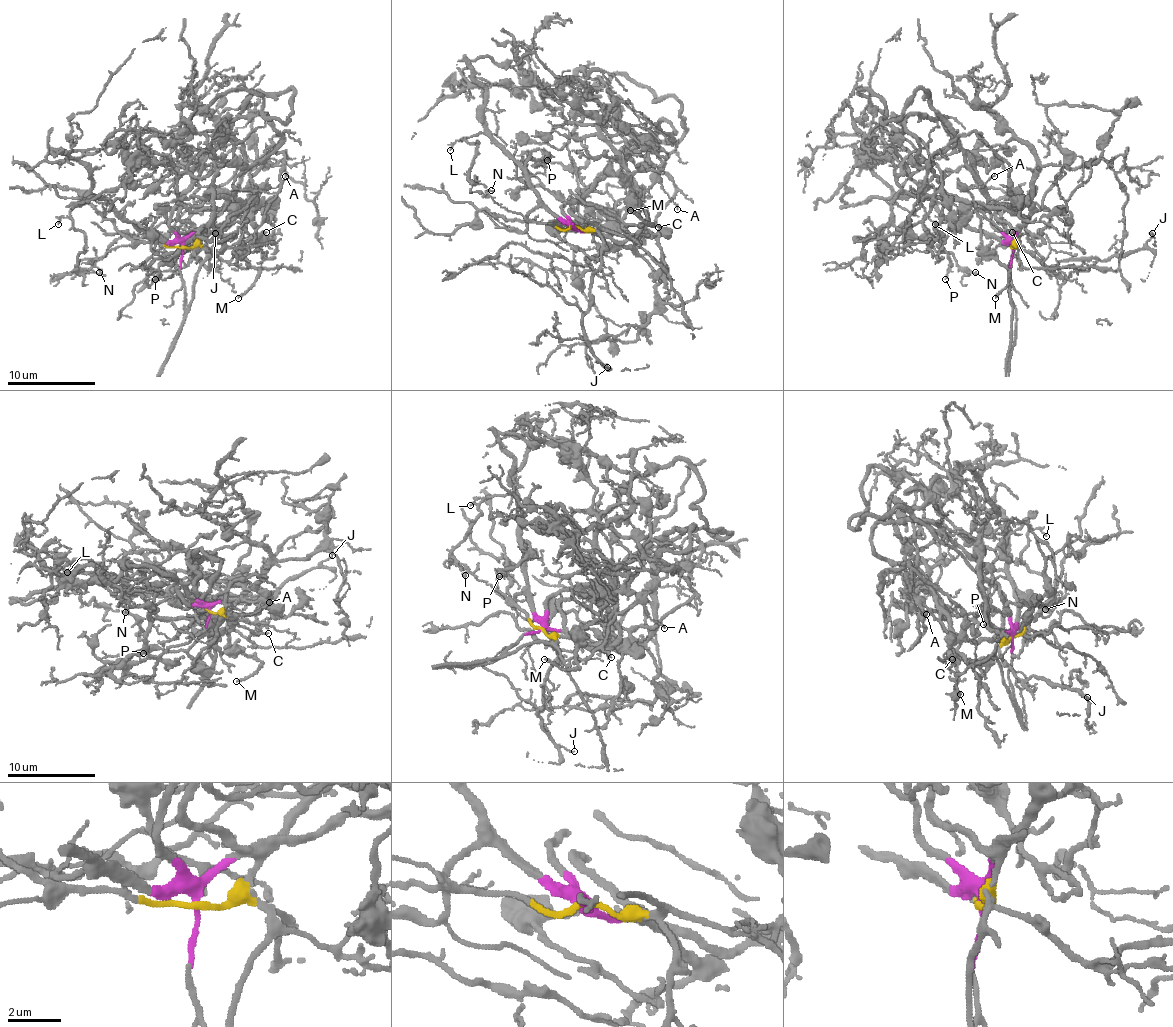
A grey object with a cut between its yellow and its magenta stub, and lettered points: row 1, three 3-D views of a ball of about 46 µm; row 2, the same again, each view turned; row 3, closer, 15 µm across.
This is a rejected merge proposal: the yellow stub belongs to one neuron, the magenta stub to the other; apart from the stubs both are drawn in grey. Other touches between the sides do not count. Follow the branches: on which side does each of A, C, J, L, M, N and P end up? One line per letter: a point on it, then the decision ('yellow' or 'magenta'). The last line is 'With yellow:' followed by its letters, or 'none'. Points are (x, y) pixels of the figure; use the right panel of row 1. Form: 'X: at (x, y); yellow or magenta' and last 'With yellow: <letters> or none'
A: at (994, 176); yellow
C: at (1012, 232); yellow
J: at (1152, 233); yellow
L: at (935, 224); magenta
M: at (995, 298); yellow
N: at (975, 272); magenta
P: at (945, 279); magenta
With yellow: A, C, J, M

